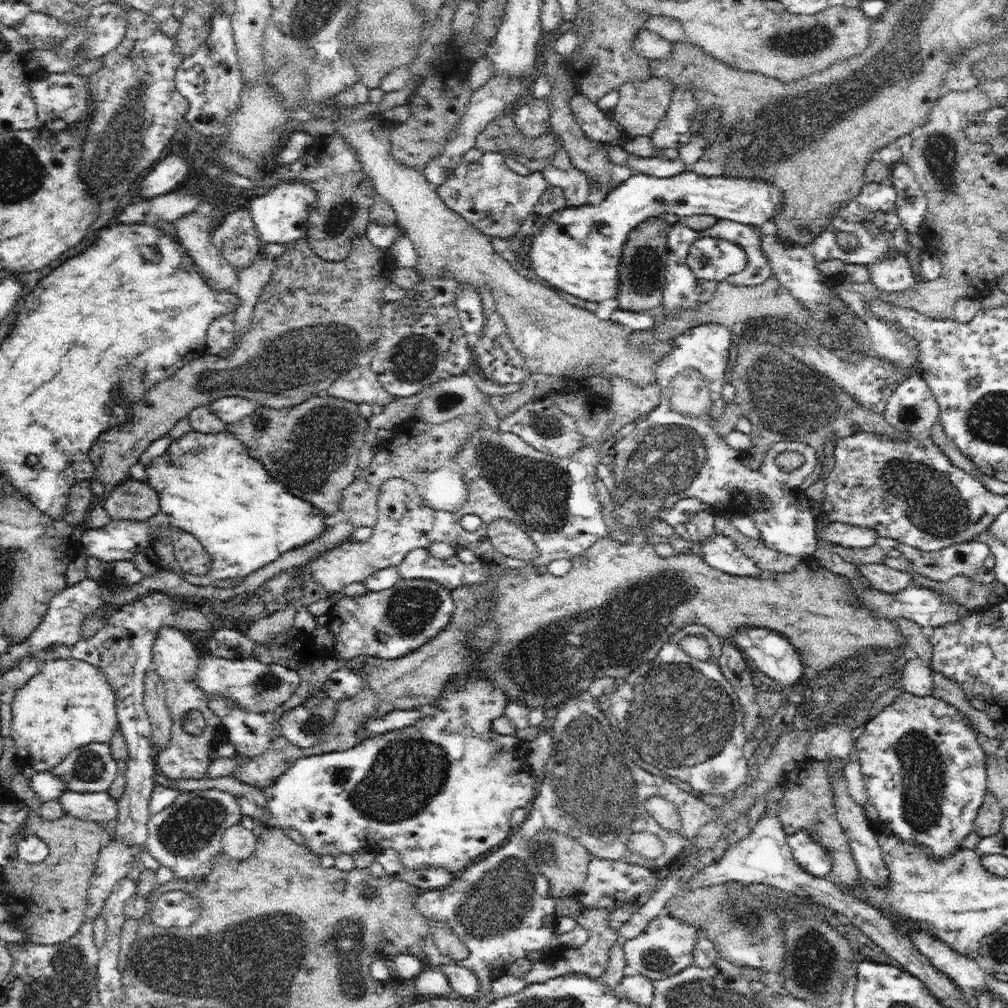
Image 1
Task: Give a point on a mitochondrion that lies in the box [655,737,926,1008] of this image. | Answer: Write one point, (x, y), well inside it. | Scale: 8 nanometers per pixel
(812, 958)

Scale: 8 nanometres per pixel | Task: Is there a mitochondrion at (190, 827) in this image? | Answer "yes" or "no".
yes

